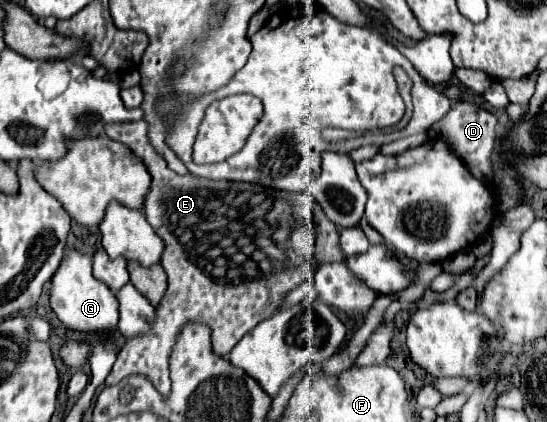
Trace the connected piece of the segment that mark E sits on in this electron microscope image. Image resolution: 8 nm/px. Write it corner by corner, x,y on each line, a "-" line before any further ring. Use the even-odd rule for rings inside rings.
146,120
108,124
104,132
112,140
126,144
144,160
144,164
148,164
152,186
146,196
148,200
144,202
144,214
166,244
162,266
168,274
168,290
156,308
152,332
136,336
122,346
114,368
106,378
106,386
116,384
130,374
144,374
154,388
166,396
170,392
168,358
176,344
176,336
186,322
206,324
212,332
212,350
218,356
224,356
246,332
274,314
280,308
280,296
296,288
298,280
302,280
300,276
292,278
302,264
290,258
274,258
276,242
272,240
278,226
274,200
276,196
286,200
290,196
260,184
226,180
214,182
196,176
178,176
166,166
166,160
150,144
-
256,210
262,212
254,216

